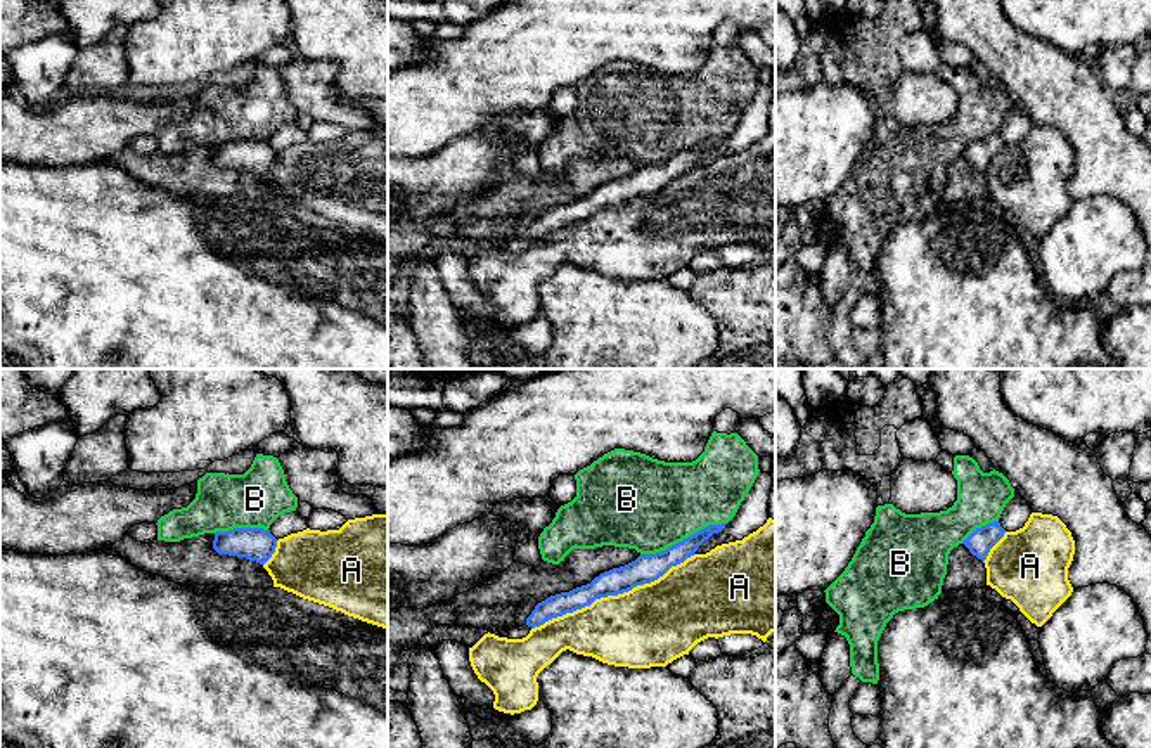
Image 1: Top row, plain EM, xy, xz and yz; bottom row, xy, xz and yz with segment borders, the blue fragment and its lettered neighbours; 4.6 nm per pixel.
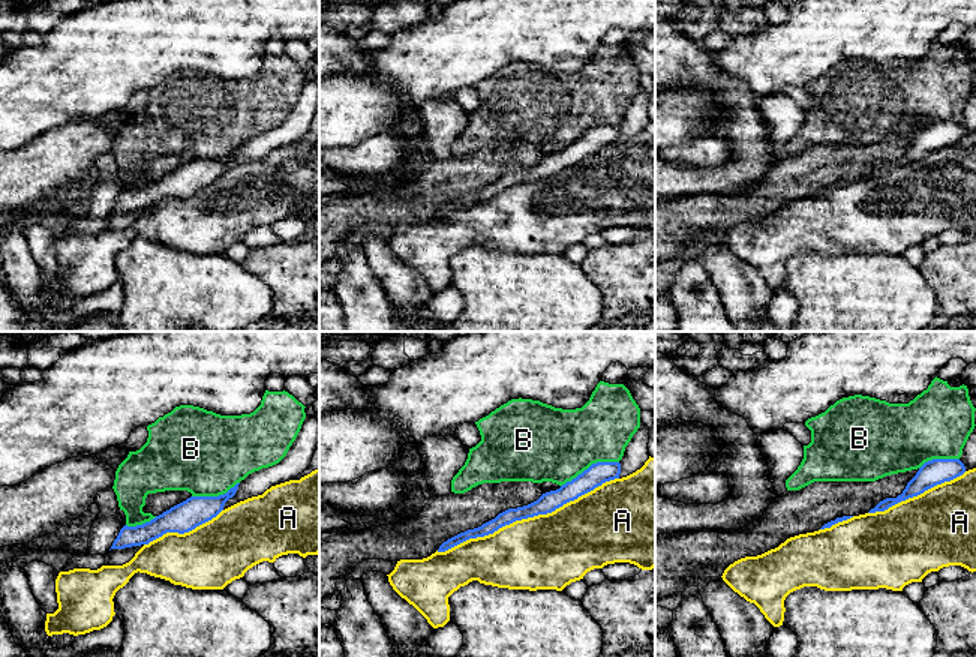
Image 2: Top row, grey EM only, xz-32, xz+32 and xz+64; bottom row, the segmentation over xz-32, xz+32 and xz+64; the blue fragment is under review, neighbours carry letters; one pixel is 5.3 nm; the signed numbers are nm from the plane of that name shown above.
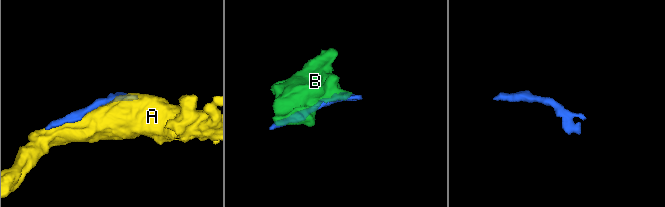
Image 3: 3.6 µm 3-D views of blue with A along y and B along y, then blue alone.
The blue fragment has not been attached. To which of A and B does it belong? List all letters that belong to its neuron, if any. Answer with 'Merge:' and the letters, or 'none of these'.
Merge: none of these

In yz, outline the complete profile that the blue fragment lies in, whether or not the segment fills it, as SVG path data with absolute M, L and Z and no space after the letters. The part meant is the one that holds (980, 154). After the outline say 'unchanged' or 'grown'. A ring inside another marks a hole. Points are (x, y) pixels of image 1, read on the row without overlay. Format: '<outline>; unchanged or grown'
M999 133L976 140L962 156L948 166L947 187L942 204L955 206L962 201L987 199L985 171L990 161L1004 149Z; grown

